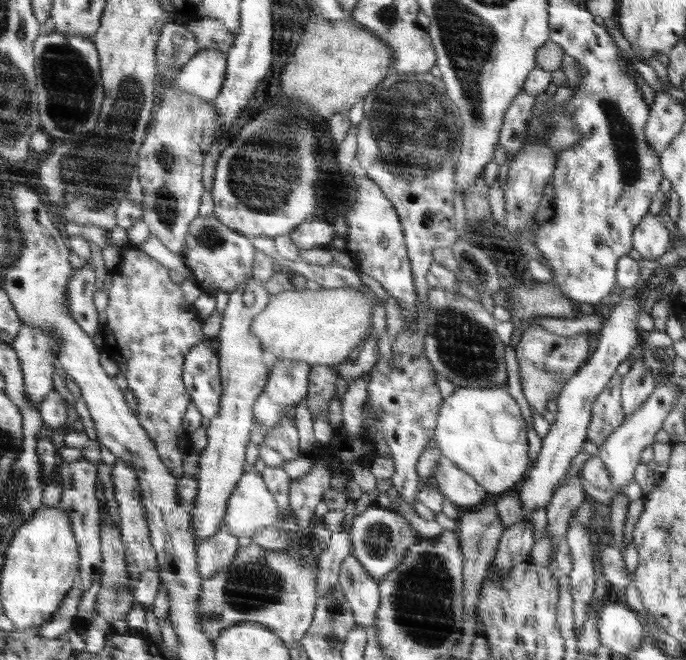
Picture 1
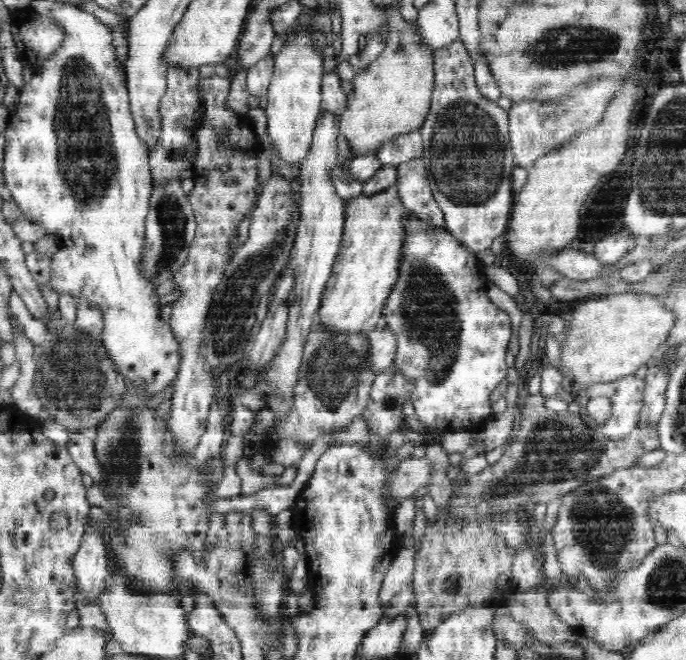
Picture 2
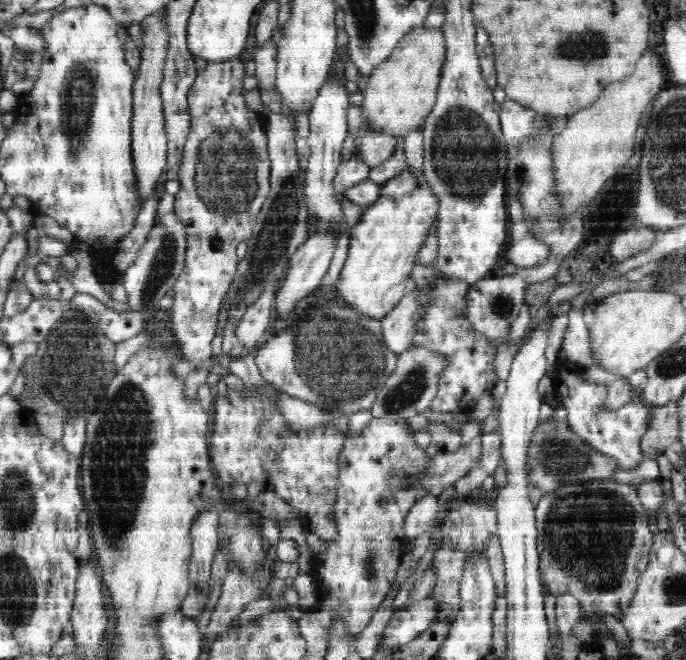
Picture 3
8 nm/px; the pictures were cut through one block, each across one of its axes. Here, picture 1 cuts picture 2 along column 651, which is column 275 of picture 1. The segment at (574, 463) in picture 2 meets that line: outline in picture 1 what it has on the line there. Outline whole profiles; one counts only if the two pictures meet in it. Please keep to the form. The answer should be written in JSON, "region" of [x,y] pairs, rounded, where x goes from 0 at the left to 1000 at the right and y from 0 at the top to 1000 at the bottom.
{"region":[[[411,633],[410,639],[391,653],[385,674],[398,679],[414,697],[429,697],[436,688],[436,658],[430,645],[430,633]]]}

